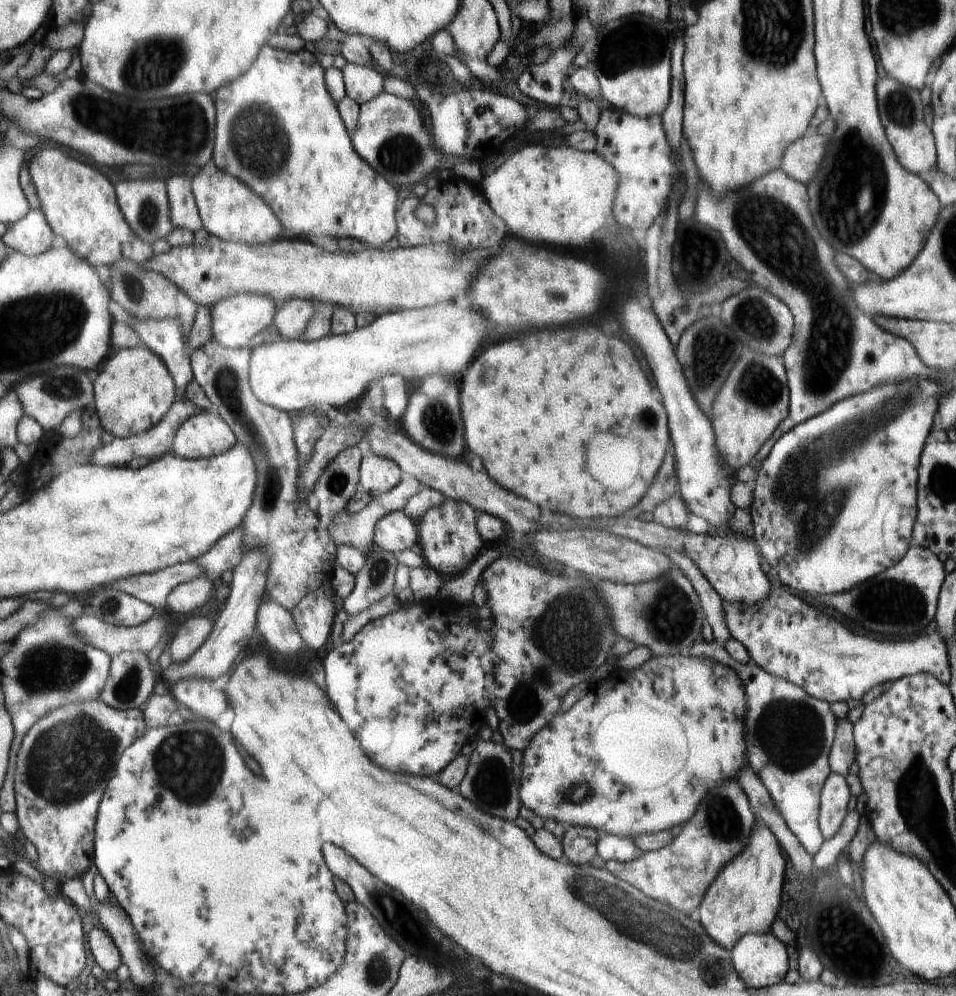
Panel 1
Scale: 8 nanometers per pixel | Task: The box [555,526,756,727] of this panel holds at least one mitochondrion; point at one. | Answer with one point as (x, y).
(668, 615)

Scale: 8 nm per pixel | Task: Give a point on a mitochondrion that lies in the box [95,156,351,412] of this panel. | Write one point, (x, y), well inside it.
(149, 210)

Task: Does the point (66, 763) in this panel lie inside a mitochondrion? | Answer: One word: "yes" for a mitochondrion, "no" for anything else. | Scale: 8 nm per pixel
yes

